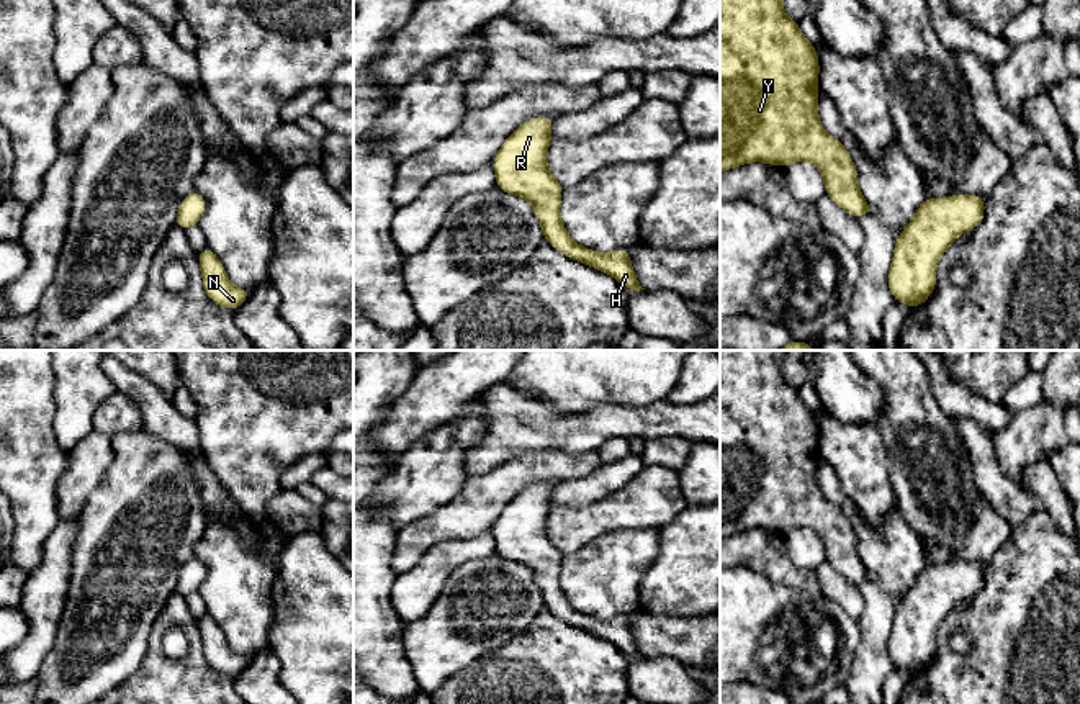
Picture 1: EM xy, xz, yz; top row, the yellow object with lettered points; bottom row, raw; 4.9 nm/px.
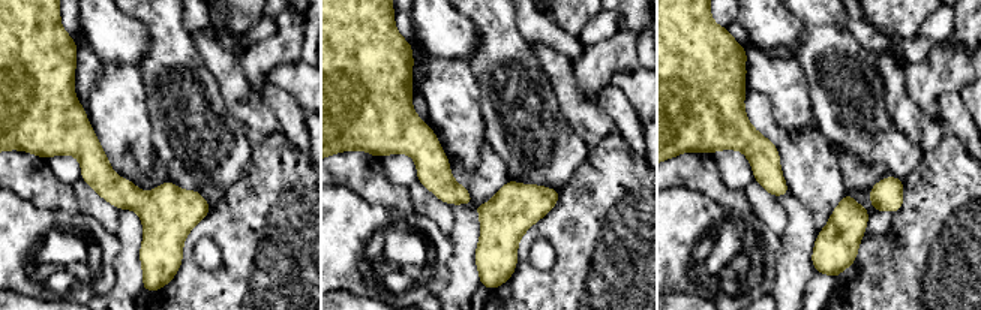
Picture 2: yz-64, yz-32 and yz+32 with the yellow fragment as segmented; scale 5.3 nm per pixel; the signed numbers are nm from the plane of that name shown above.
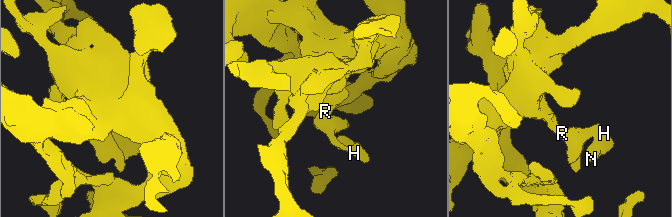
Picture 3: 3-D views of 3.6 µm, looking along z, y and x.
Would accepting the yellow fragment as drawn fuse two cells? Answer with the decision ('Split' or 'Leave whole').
Leave whole

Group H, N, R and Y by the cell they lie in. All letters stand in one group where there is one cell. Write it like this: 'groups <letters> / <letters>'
groups H N R Y

